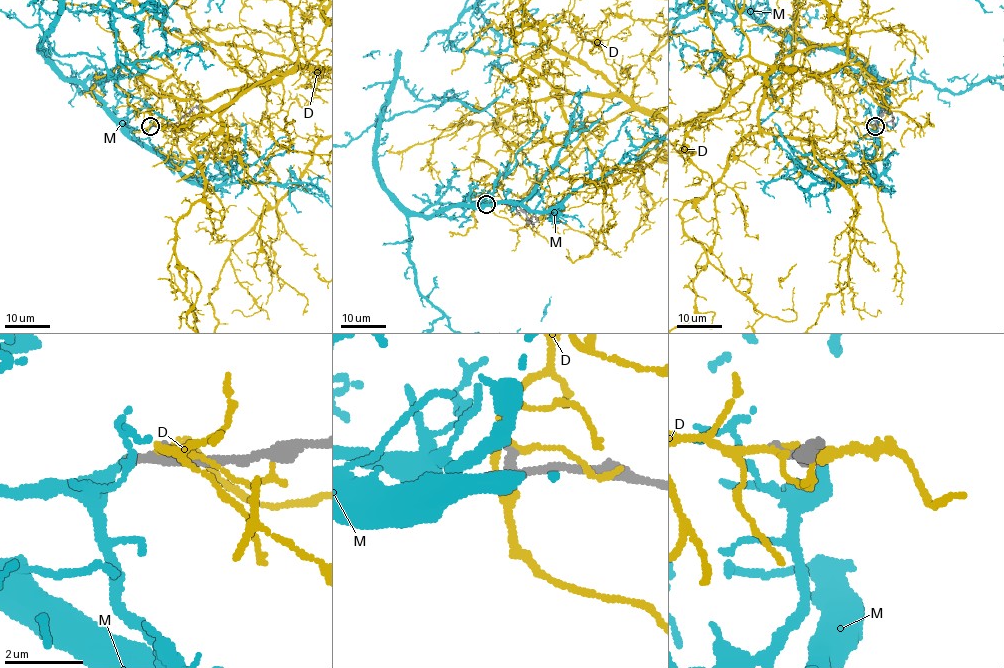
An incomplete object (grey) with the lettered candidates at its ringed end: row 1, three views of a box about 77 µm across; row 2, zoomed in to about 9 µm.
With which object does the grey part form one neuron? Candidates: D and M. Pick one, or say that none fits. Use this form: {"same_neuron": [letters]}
{"same_neuron": []}

